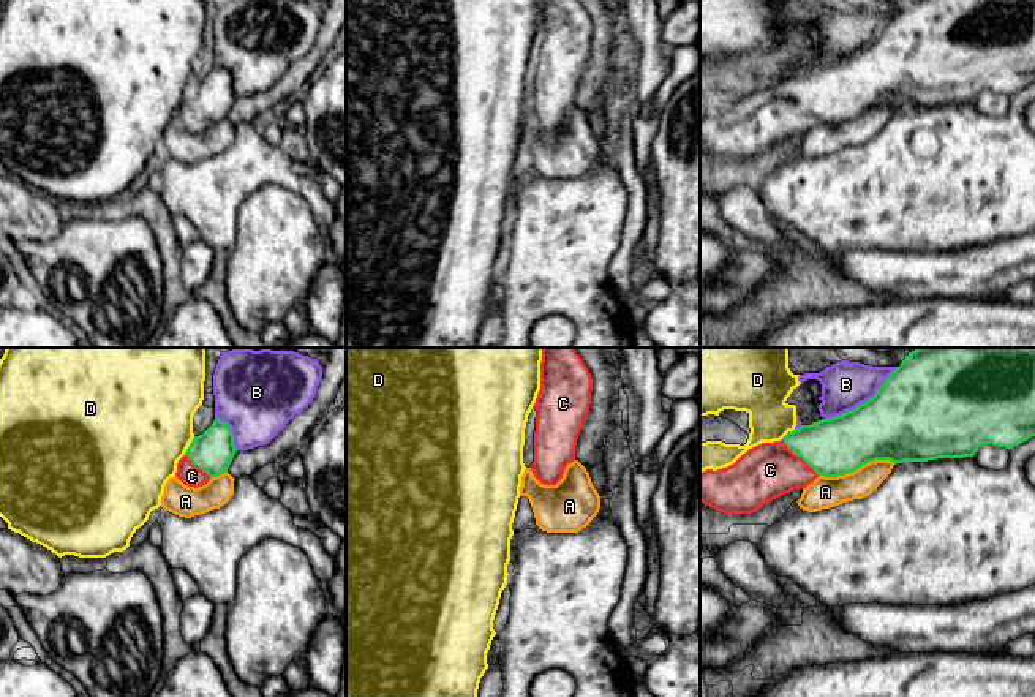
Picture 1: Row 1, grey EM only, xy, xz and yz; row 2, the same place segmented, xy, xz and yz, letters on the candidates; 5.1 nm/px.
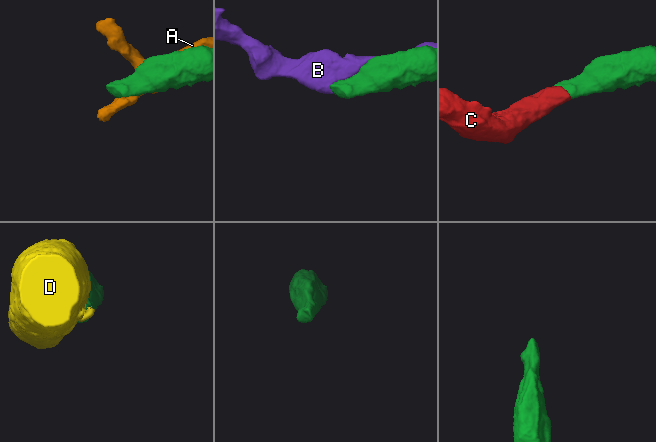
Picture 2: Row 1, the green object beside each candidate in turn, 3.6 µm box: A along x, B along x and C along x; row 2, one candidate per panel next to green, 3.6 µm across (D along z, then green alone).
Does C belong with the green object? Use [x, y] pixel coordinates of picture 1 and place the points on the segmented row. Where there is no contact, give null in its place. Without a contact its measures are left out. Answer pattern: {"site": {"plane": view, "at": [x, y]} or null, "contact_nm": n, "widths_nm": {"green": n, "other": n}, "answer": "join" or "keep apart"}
{"site": {"plane": "yz", "at": [801, 457]}, "contact_nm": 260, "widths_nm": {"green": 300, "other": 280}, "answer": "join"}

